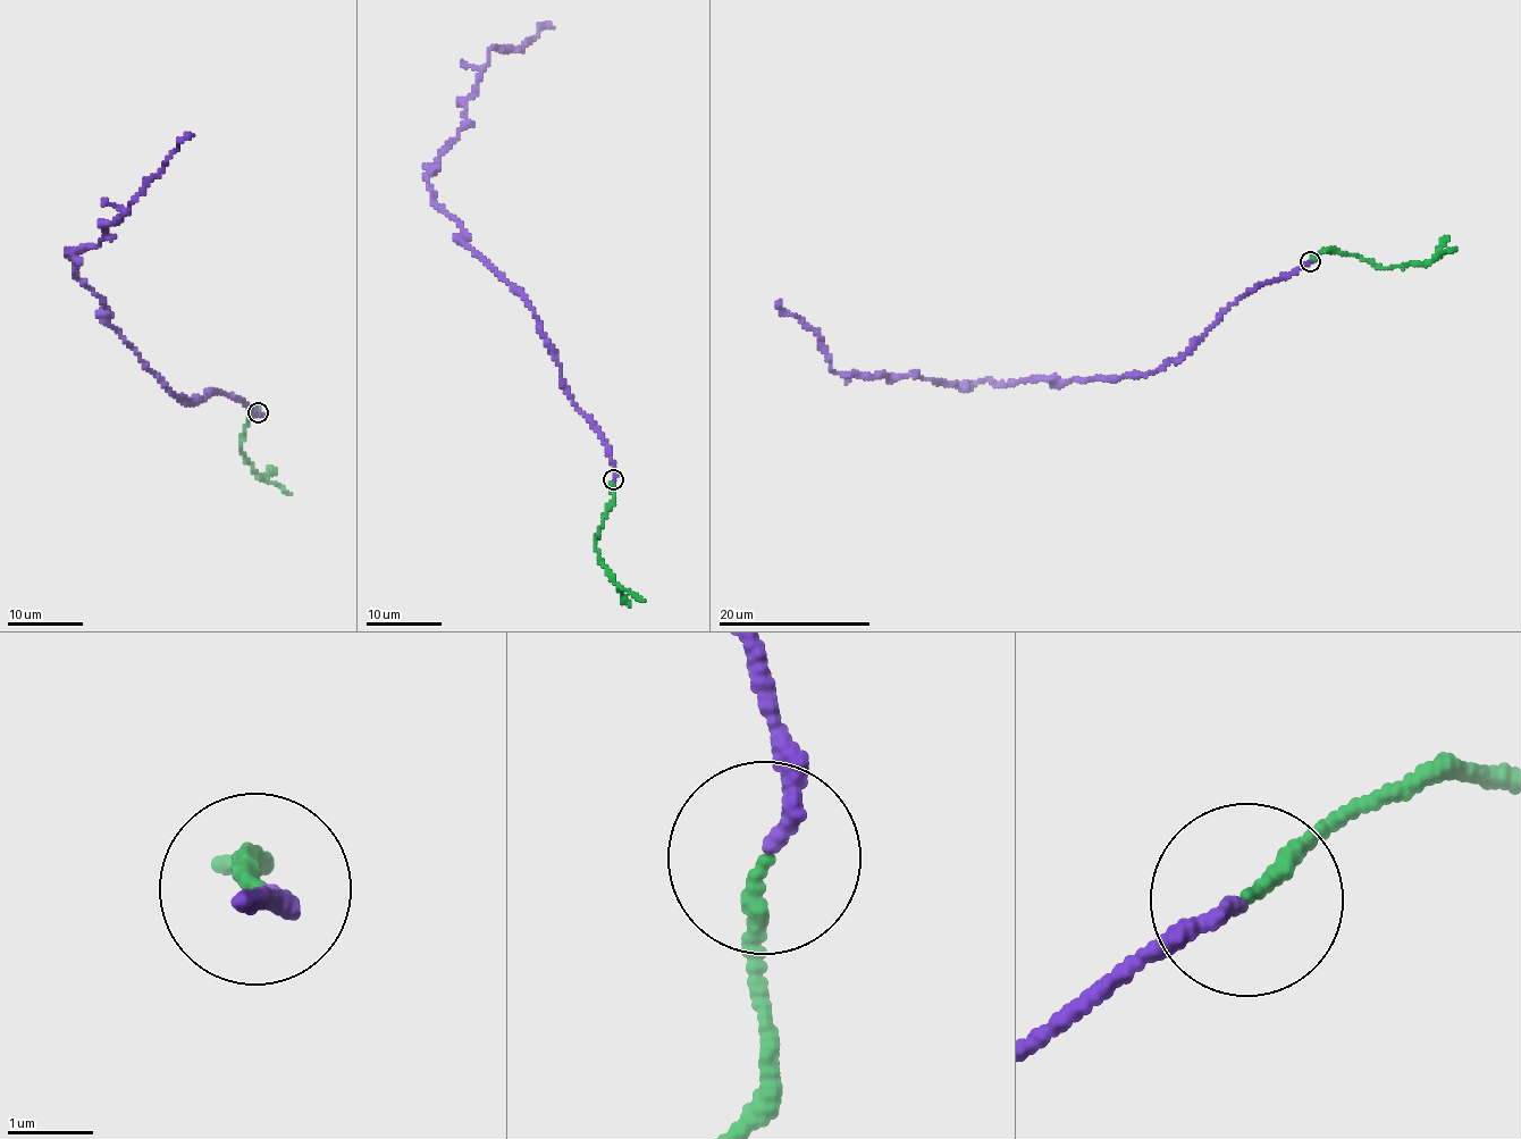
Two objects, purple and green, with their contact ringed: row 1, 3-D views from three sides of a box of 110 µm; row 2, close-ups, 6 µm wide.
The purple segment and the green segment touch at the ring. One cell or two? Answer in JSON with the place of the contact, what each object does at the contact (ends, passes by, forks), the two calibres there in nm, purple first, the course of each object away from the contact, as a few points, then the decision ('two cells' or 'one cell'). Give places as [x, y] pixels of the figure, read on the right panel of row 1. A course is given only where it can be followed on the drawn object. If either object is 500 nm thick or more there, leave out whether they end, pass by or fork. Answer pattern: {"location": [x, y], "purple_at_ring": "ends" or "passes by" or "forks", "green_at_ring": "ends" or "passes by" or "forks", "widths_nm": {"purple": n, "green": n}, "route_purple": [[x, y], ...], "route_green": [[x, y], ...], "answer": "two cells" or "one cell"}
{"location": [1310, 261], "purple_at_ring": "ends", "green_at_ring": "ends", "widths_nm": {"purple": 180, "green": 180}, "route_purple": [[1311, 261], [1237, 299], [1186, 353], [1112, 379], [959, 385], [834, 373], [814, 329], [779, 299]], "route_green": [[1311, 261], [1318, 253], [1329, 250], [1359, 254], [1387, 268], [1425, 265], [1444, 251], [1456, 249]], "answer": "one cell"}

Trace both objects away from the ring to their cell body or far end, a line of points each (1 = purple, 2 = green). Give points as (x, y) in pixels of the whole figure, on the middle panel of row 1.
1: (613, 480), (607, 443), (521, 290), (462, 244), (427, 178), (489, 49), (554, 27)
2: (613, 480), (613, 492), (594, 546), (610, 576), (644, 601)

